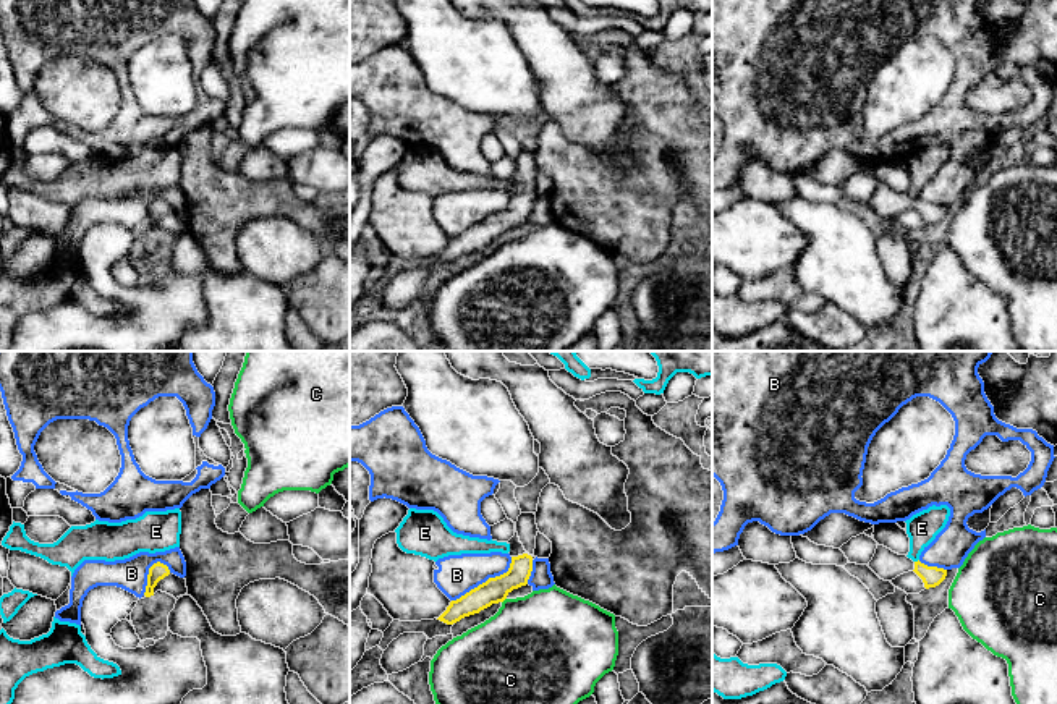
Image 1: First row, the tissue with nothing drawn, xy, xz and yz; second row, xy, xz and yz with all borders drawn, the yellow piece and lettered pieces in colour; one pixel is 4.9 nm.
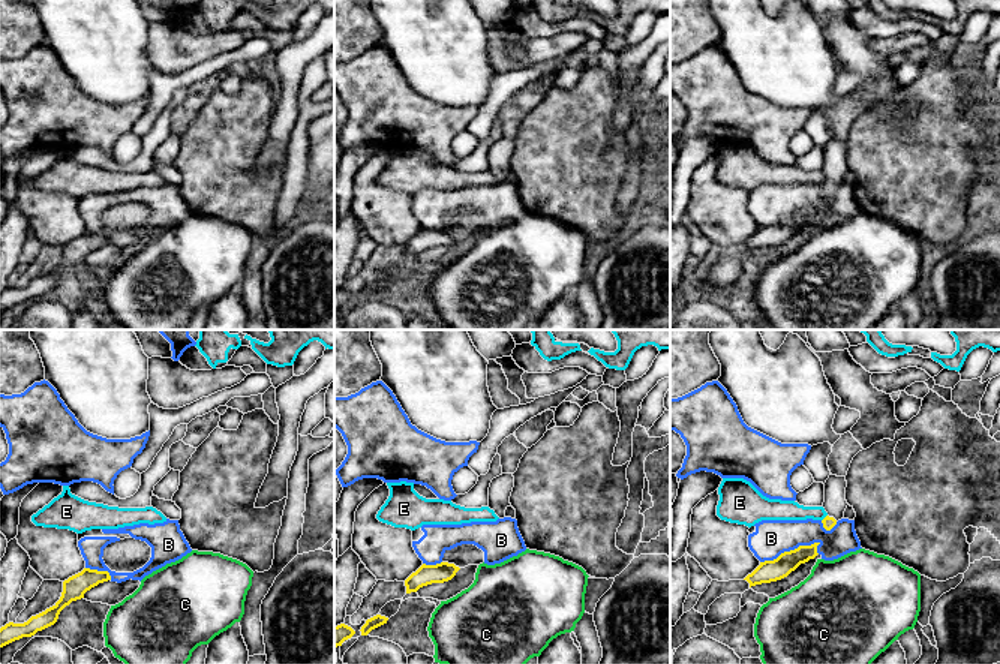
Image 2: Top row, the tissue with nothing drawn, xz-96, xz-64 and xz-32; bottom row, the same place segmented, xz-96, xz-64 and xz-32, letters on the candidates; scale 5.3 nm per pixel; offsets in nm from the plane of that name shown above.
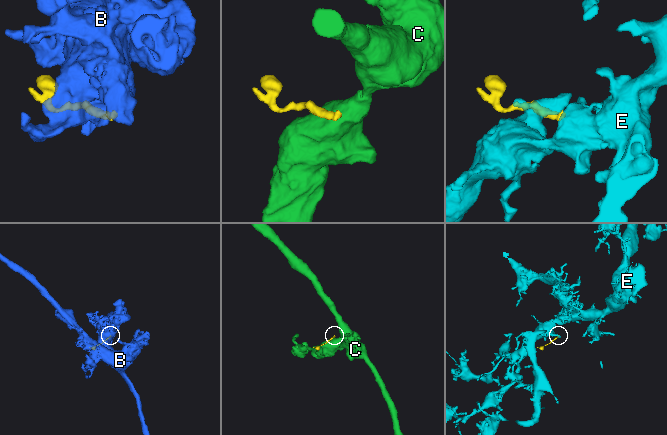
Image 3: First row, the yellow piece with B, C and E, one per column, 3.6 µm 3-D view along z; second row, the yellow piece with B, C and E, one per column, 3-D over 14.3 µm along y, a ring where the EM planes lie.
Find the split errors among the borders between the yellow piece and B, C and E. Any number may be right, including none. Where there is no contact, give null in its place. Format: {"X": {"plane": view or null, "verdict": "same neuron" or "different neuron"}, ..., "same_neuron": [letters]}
{"B": {"plane": "xz", "verdict": "different neuron"}, "C": {"plane": "xz", "verdict": "different neuron"}, "E": {"plane": "yz", "verdict": "different neuron"}, "same_neuron": []}

